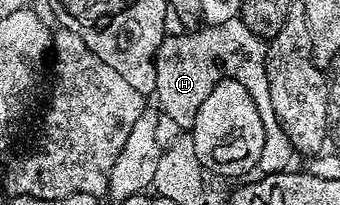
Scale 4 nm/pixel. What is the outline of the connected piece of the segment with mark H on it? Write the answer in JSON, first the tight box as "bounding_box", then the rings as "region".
{"bounding_box":[155,18,294,175],"region":[[[239,18],[234,20],[227,20],[222,25],[206,30],[206,32],[198,41],[198,45],[194,48],[188,43],[178,43],[172,39],[166,39],[160,45],[159,51],[156,52],[156,67],[155,67],[155,98],[161,109],[164,111],[163,116],[167,117],[178,127],[184,131],[191,130],[194,119],[197,118],[198,111],[201,105],[205,103],[205,99],[210,95],[210,91],[223,80],[224,75],[227,78],[235,79],[240,82],[240,85],[247,89],[247,93],[254,101],[258,115],[262,118],[262,127],[264,131],[264,141],[262,155],[260,156],[257,168],[261,174],[275,175],[285,172],[291,165],[289,165],[292,157],[294,158],[294,150],[288,141],[288,136],[281,129],[281,125],[277,121],[277,116],[274,115],[273,104],[270,100],[269,80],[263,71],[263,63],[267,53],[267,44],[260,38],[253,35]]]}

